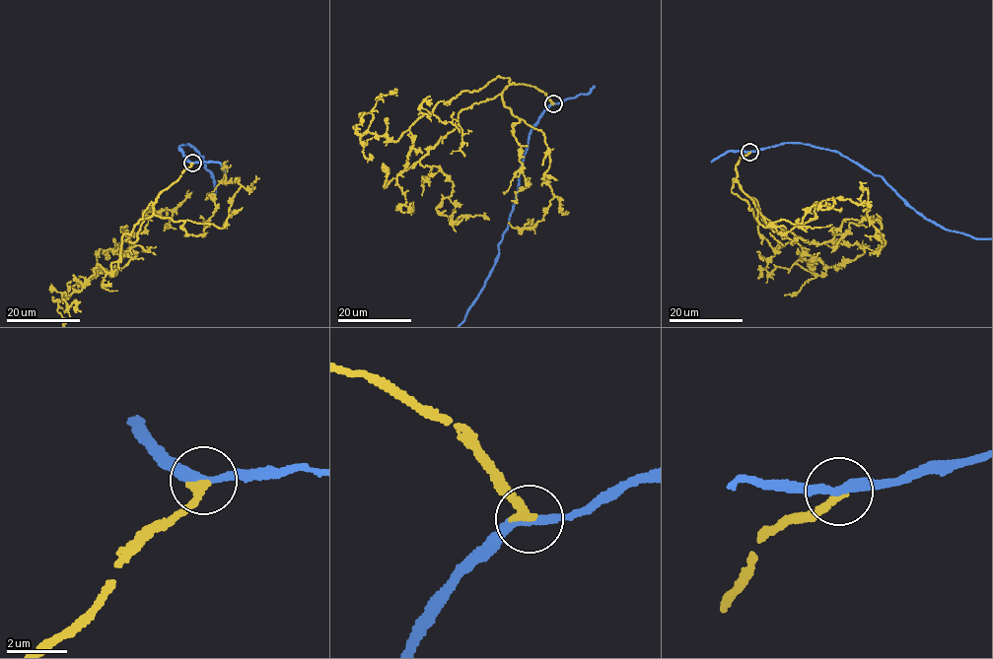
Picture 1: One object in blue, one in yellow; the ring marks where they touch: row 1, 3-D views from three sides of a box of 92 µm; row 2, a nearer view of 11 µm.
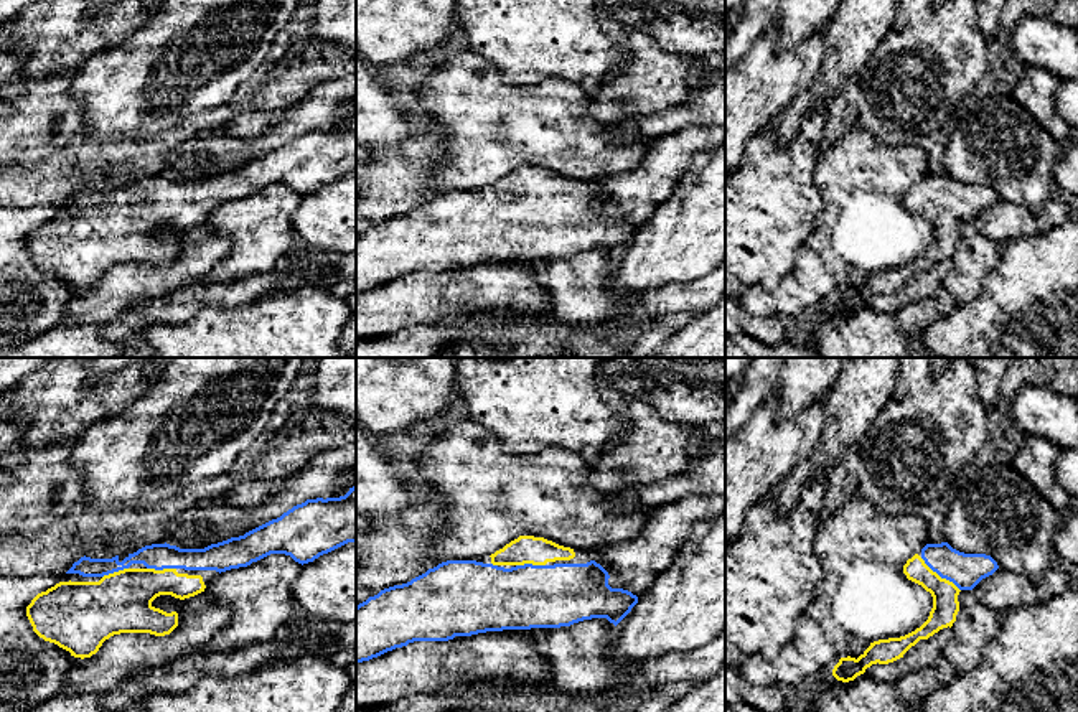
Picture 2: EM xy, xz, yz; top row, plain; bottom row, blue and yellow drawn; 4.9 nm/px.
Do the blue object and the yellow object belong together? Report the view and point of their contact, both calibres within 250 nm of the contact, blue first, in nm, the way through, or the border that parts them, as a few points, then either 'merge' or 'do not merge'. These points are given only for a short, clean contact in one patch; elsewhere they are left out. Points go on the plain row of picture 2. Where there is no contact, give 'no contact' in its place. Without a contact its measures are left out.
contact yz (940, 206); calibres 170 and 130 nm; merge

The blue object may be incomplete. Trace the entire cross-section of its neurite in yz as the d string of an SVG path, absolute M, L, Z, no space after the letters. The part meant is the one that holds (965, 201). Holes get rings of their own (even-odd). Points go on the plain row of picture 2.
M948 173L926 175L921 185L915 185L903 196L908 211L921 216L933 227L933 239L928 251L915 262L900 267L879 270L855 288L841 288L832 300L837 312L849 313L864 305L872 295L893 293L915 277L943 259L951 259L959 242L958 226L961 221L973 221L982 209L999 199L997 193L986 185L964 185Z

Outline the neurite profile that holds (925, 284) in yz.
M943 259L928 270L920 270L900 290L888 295L872 295L865 303L880 313L895 313L900 308L931 298L941 287L944 275L951 270L951 259Z

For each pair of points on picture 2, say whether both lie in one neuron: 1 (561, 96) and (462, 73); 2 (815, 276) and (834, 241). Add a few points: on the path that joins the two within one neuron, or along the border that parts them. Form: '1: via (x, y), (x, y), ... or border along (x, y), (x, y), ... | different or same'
1: via (536, 99), (487, 98) | same
2: border along (805, 243), (820, 256), (841, 287) | different

